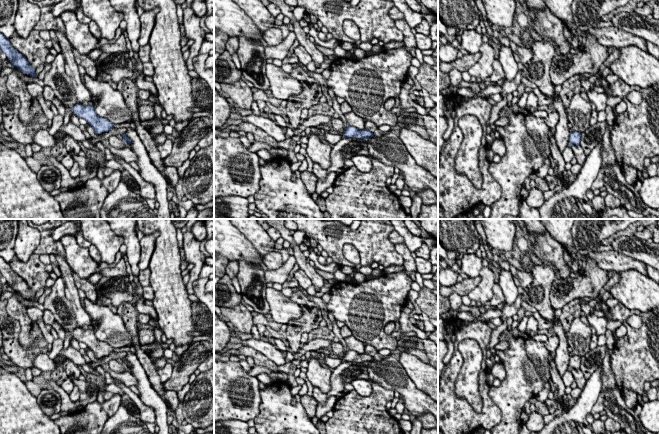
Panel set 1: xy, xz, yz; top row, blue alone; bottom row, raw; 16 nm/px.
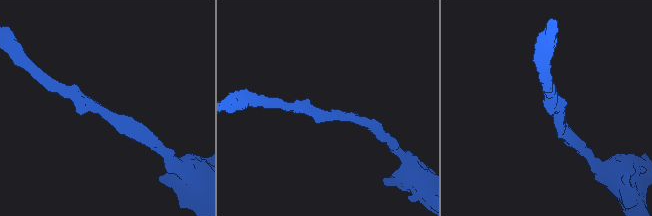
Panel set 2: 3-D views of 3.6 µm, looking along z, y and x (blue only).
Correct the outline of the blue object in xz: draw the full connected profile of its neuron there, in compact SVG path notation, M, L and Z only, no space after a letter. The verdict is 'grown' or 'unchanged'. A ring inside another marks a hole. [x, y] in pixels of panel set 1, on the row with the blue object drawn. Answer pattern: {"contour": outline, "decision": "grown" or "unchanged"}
{"contour": "M347 126L343 132L343 138L366 139L374 137L373 132L366 129L358 129L354 126Z", "decision": "unchanged"}

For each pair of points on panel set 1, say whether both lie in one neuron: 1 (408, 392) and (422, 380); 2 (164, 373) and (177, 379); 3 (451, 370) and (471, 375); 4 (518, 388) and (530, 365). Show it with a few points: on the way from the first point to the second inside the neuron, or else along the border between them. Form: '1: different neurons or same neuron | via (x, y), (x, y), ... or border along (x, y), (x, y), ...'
1: different neurons | border along (402, 366), (413, 383), (427, 394)
2: different neurons | border along (173, 366), (171, 375), (163, 383)
3: different neurons | border along (458, 349), (462, 367), (455, 395)
4: same neuron | via (522, 382), (530, 371)

